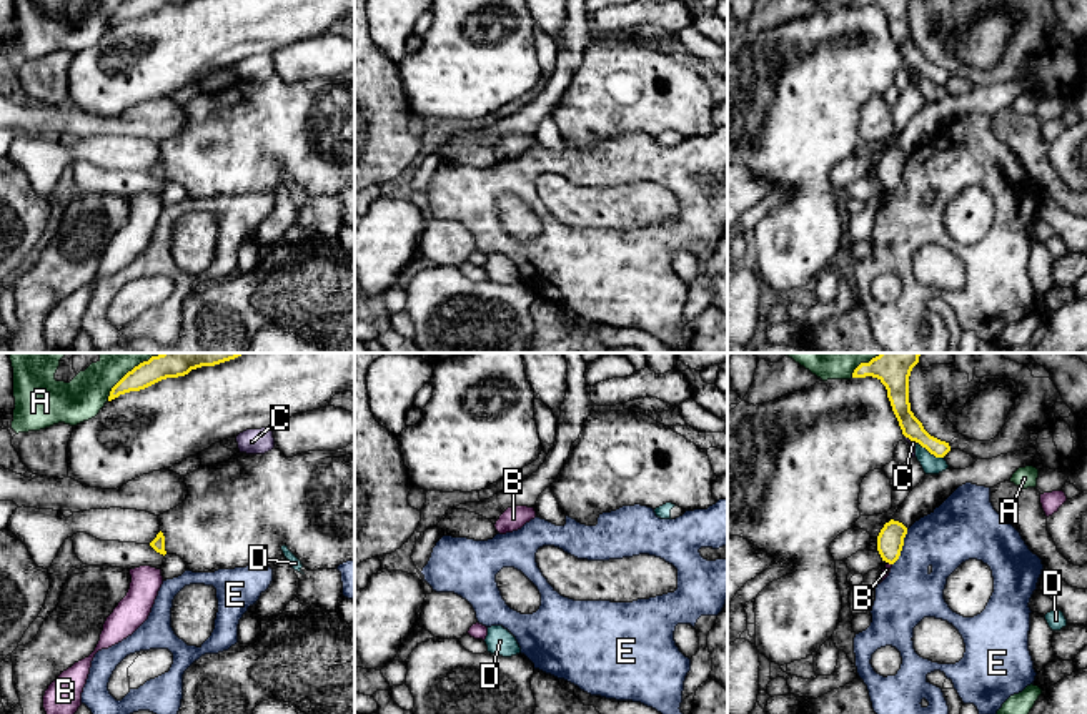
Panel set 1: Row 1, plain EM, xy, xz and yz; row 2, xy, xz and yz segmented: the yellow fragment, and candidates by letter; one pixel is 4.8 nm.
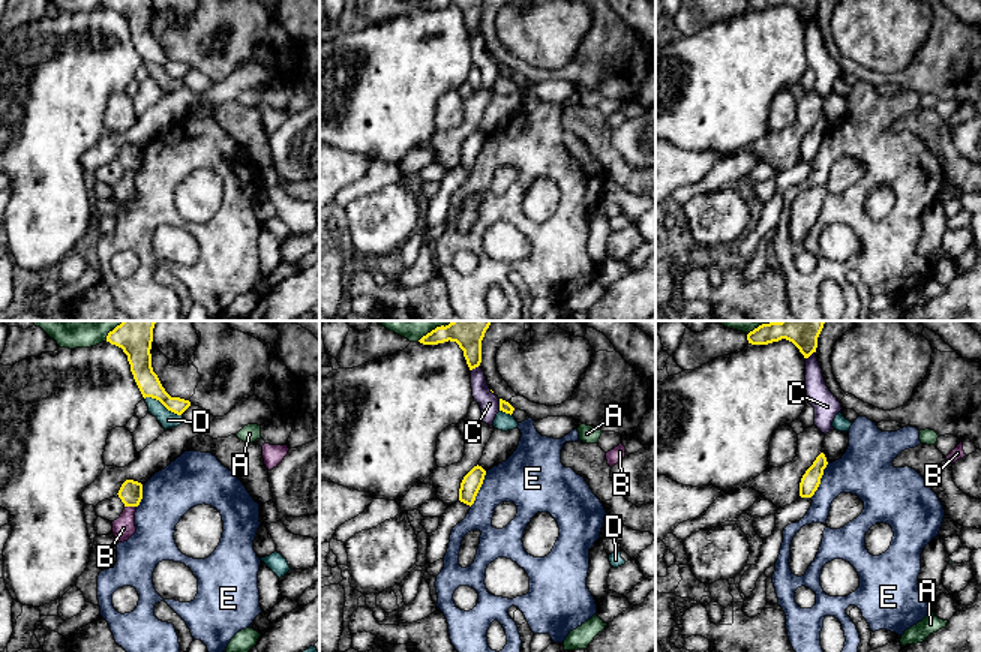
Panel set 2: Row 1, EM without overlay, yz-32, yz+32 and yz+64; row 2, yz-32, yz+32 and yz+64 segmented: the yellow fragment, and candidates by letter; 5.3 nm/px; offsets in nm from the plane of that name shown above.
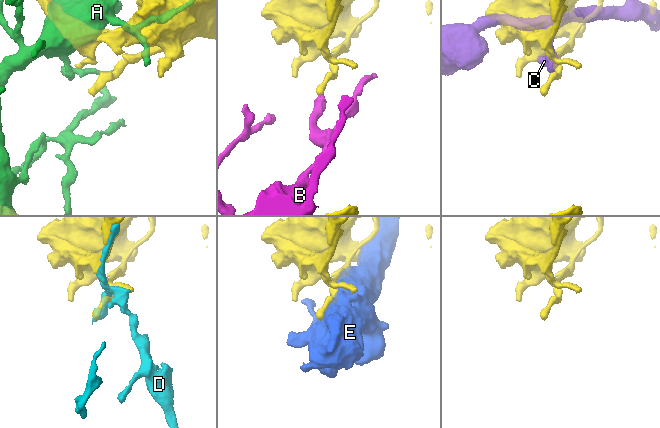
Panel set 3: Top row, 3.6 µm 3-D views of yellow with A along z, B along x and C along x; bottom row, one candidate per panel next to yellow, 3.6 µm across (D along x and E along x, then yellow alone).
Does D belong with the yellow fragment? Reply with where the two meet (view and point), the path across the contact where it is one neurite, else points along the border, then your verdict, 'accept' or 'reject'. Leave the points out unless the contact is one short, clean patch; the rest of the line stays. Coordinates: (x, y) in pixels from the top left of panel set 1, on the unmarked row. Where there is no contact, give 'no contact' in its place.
yz (931, 80) | along yz (918, 69), (943, 85) | reject

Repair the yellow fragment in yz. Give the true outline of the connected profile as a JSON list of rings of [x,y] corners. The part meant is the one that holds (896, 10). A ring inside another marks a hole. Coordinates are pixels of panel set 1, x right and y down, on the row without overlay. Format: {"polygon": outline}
{"polygon": [[[852,0],[852,5],[866,5],[866,3],[877,5],[886,13],[892,38],[906,65],[919,70],[936,85],[944,85],[951,78],[949,70],[931,63],[924,57],[922,50],[911,38],[909,30],[911,0]]]}

